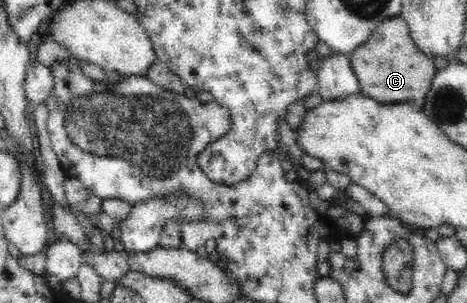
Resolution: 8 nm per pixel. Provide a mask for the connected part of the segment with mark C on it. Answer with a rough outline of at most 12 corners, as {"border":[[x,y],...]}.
{"border":[[406,20],[349,53],[364,96],[422,109],[439,70]]}

